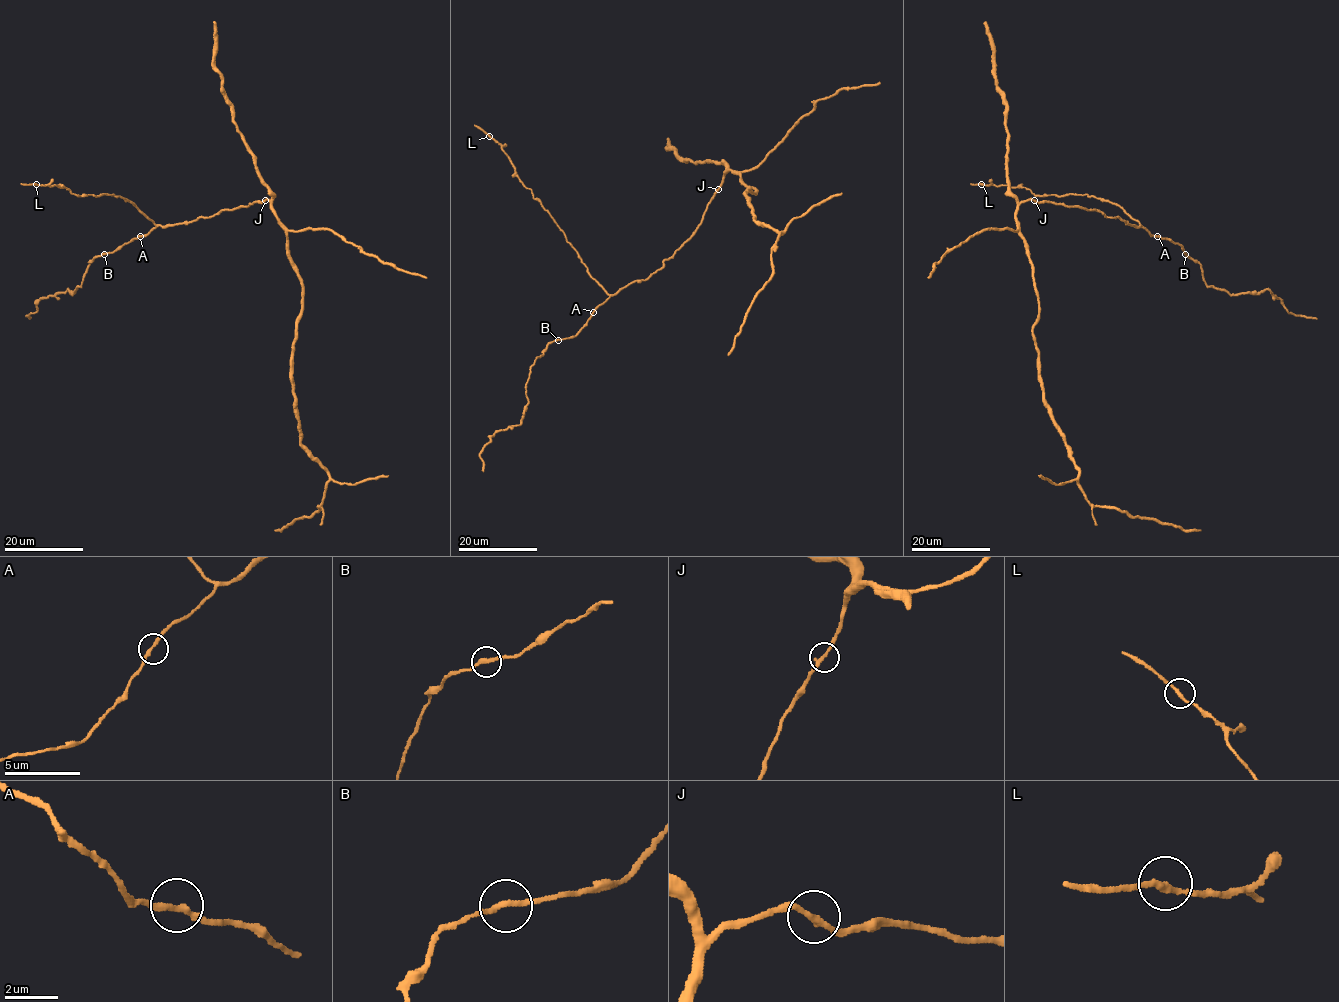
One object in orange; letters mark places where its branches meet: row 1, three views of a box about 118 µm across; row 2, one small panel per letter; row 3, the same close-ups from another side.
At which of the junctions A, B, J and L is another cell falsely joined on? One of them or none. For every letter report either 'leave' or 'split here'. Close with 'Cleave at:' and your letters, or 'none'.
A: leave
B: leave
J: leave
L: leave
Cleave at: none

